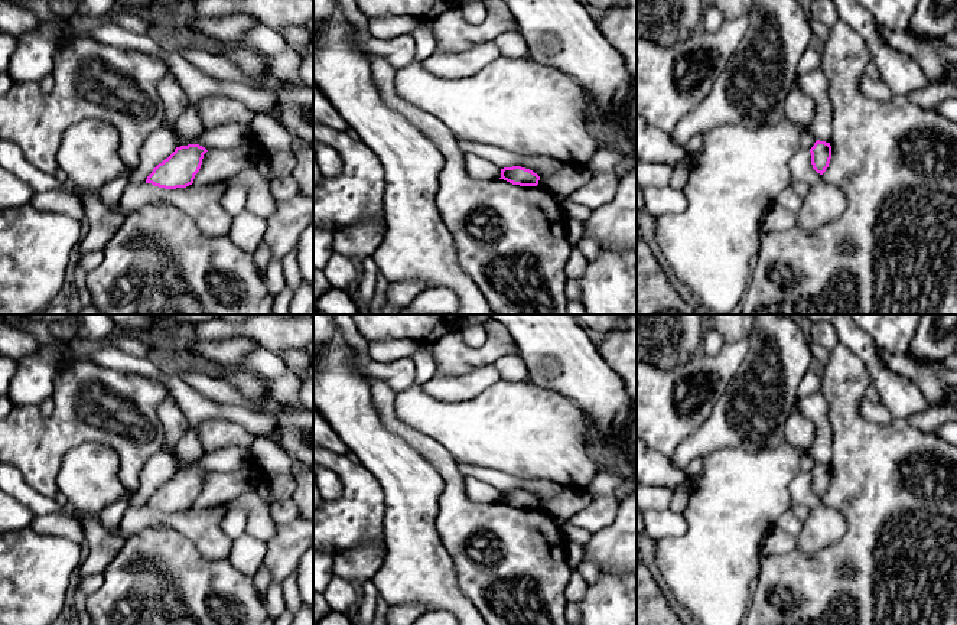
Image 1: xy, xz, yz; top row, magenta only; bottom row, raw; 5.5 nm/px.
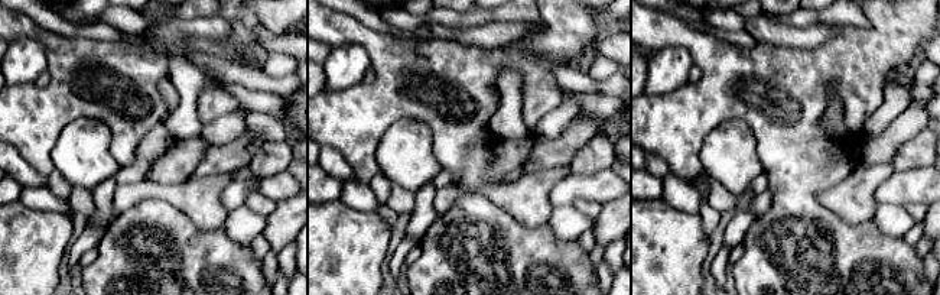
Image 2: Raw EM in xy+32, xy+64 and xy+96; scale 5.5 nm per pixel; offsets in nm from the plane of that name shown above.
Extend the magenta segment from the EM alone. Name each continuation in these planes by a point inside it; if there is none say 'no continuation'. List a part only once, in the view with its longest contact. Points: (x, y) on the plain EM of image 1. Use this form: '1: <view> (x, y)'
no continuation

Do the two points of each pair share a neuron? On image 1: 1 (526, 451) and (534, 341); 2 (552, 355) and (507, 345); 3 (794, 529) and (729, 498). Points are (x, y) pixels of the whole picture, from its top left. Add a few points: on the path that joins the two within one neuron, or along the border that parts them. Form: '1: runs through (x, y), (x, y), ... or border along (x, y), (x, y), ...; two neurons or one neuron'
1: border along (526, 380), (563, 396); two neurons
2: border along (505, 329), (517, 348); two neurons
3: border along (790, 507), (774, 524); two neurons

